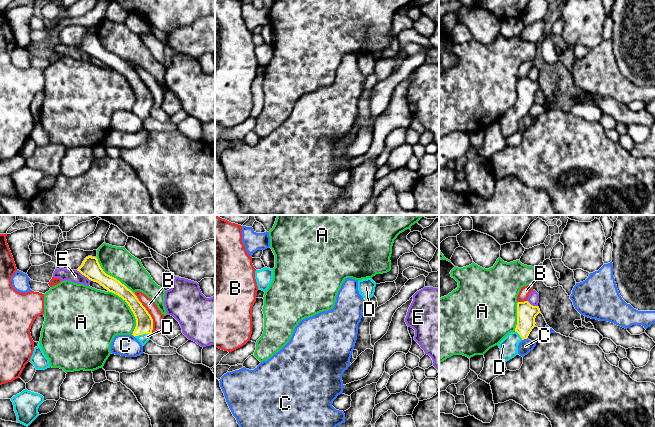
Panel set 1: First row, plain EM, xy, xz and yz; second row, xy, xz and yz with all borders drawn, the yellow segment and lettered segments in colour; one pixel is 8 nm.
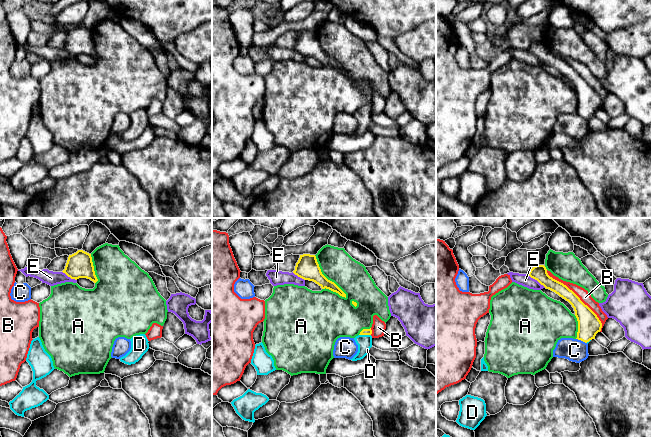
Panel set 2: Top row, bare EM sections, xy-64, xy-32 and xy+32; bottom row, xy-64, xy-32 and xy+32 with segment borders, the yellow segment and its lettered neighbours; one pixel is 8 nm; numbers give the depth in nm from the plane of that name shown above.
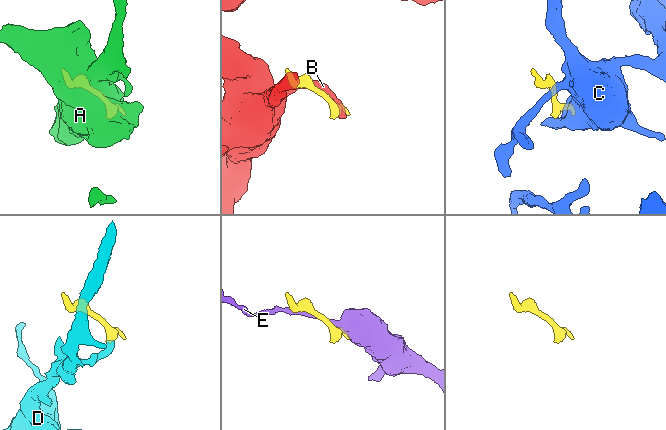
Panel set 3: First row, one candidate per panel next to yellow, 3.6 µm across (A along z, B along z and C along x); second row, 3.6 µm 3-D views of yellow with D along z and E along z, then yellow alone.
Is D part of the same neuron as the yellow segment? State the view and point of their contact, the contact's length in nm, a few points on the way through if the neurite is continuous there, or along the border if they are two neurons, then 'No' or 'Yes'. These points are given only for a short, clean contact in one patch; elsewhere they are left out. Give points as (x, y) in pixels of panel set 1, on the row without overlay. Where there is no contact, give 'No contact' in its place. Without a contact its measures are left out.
Touches yellow at xy (141, 110). Shared border 130 nm. Path across: xy (144, 99), (141, 110), (143, 115). Yes

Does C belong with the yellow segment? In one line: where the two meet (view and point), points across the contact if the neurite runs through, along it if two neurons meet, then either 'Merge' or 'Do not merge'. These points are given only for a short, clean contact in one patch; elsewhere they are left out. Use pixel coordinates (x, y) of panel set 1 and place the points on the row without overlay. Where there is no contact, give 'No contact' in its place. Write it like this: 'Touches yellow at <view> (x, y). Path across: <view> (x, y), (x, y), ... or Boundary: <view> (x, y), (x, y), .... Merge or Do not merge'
Touches yellow at yz (524, 114). Boundary: yz (527, 113), (522, 116). Do not merge

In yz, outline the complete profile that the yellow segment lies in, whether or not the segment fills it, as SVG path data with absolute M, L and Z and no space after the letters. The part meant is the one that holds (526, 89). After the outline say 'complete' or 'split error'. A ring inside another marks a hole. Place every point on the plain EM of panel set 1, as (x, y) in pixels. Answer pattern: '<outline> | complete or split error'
M528 77L517 79L517 101L514 108L509 109L499 120L502 135L507 138L518 131L519 119L527 115L535 103L535 94L541 89L538 82Z | split error

